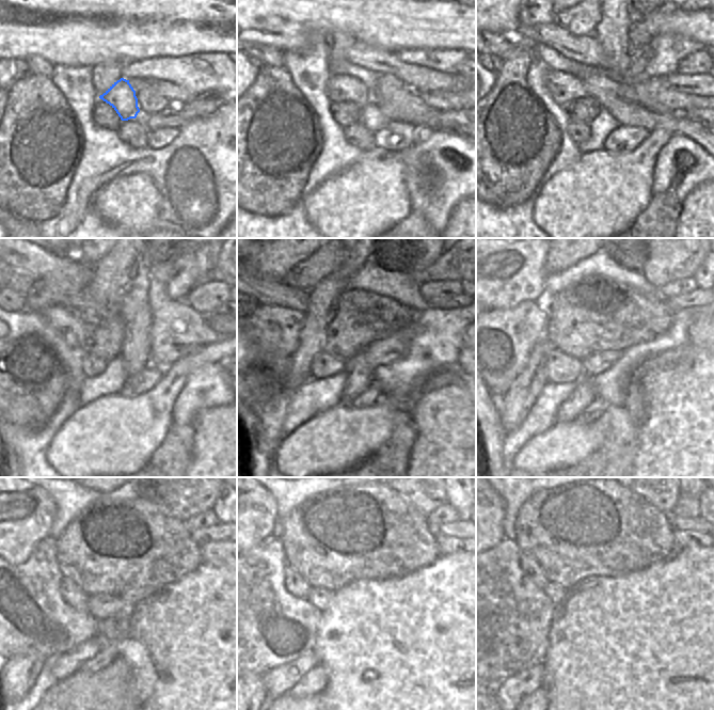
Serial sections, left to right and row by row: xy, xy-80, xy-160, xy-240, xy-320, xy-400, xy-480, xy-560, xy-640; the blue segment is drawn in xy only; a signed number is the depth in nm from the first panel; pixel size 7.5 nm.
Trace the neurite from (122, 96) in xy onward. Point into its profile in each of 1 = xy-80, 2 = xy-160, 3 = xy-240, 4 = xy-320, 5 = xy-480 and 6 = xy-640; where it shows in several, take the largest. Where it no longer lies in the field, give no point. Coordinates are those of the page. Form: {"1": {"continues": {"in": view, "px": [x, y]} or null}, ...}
{"1": {"continues": {"in": "xy-80", "px": [339, 88]}}, "2": {"continues": {"in": "xy-160", "px": [565, 88]}}, "3": {"continues": {"in": "xy-240", "px": [74, 330]}}, "4": {"continues": {"in": "xy-320", "px": [273, 353]}}, "5": {"continues": {"in": "xy-480", "px": [45, 625]}}, "6": {"continues": {"in": "xy-640", "px": [520, 615]}}}

